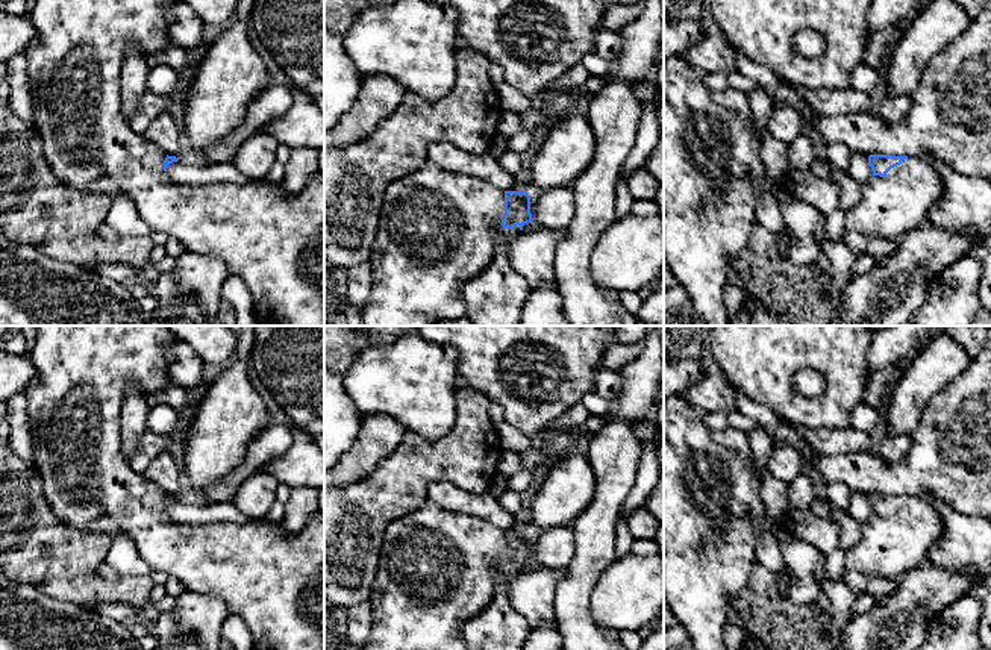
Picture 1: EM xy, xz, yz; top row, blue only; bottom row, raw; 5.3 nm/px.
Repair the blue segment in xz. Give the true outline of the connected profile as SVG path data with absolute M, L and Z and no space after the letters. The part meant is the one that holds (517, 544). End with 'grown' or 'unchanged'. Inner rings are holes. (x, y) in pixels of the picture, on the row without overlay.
M427 502L385 529L368 600L371 632L362 650L465 650L462 626L492 600L492 571L500 570L511 583L527 562L533 562L527 532L503 530Z | grown

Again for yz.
M870 494L873 517L861 524L861 538L844 555L846 571L896 579L927 561L944 523L933 506L915 495Z | grown

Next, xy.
M36 326L36 341L30 355L30 361L36 370L36 376L26 388L27 418L30 435L33 438L35 461L44 494L55 515L65 524L89 533L103 533L114 536L124 533L136 547L138 556L148 565L152 573L165 573L182 582L186 589L195 594L220 597L232 615L239 617L252 632L255 650L324 650L324 518L320 512L309 520L305 529L295 536L285 535L280 523L270 523L264 518L250 520L244 524L232 521L217 521L202 526L189 526L173 523L167 518L165 511L170 503L182 497L165 494L158 485L144 474L130 468L123 456L123 438L120 430L120 411L124 400L124 391L129 382L138 383L148 395L159 395L168 385L168 350L179 339L167 326Z | grown

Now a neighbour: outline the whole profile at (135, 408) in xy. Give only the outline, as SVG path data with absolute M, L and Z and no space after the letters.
M127 383L120 411L123 456L126 459L135 453L136 442L147 429L147 417L152 408L148 397L150 395L138 383Z

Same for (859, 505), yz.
M852 491L849 514L853 518L864 517L868 512L868 506L870 505L868 505L868 495L867 494Z

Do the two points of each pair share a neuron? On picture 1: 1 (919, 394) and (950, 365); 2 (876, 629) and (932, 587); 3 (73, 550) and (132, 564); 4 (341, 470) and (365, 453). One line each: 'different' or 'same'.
1: same
2: same
3: different
4: same

